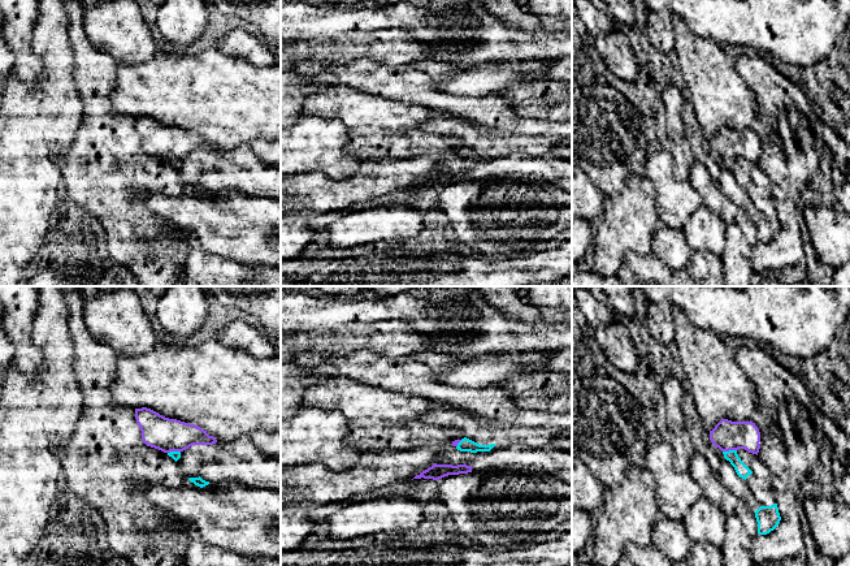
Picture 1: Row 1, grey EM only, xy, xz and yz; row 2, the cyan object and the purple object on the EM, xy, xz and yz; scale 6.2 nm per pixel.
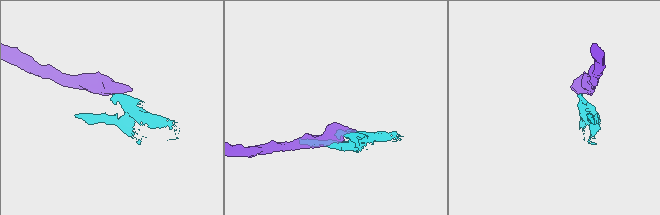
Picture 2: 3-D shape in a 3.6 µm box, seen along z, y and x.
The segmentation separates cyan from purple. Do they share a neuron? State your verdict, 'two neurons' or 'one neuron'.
two neurons

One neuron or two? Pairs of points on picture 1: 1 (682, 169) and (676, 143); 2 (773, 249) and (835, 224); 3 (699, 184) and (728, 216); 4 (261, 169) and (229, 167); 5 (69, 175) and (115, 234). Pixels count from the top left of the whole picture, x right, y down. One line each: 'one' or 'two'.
1: one
2: two
3: one
4: one
5: one

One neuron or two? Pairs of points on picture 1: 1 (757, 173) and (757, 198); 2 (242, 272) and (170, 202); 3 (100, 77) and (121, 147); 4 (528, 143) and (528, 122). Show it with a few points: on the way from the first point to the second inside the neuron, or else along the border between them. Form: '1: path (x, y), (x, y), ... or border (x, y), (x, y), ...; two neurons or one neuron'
1: path (757, 180), (757, 191); one neuron
2: border (199, 245), (211, 253), (233, 258), (254, 267); two neurons
3: path (90, 94), (96, 113), (107, 124), (107, 130); one neuron
4: border (515, 133), (537, 134), (540, 137); two neurons

